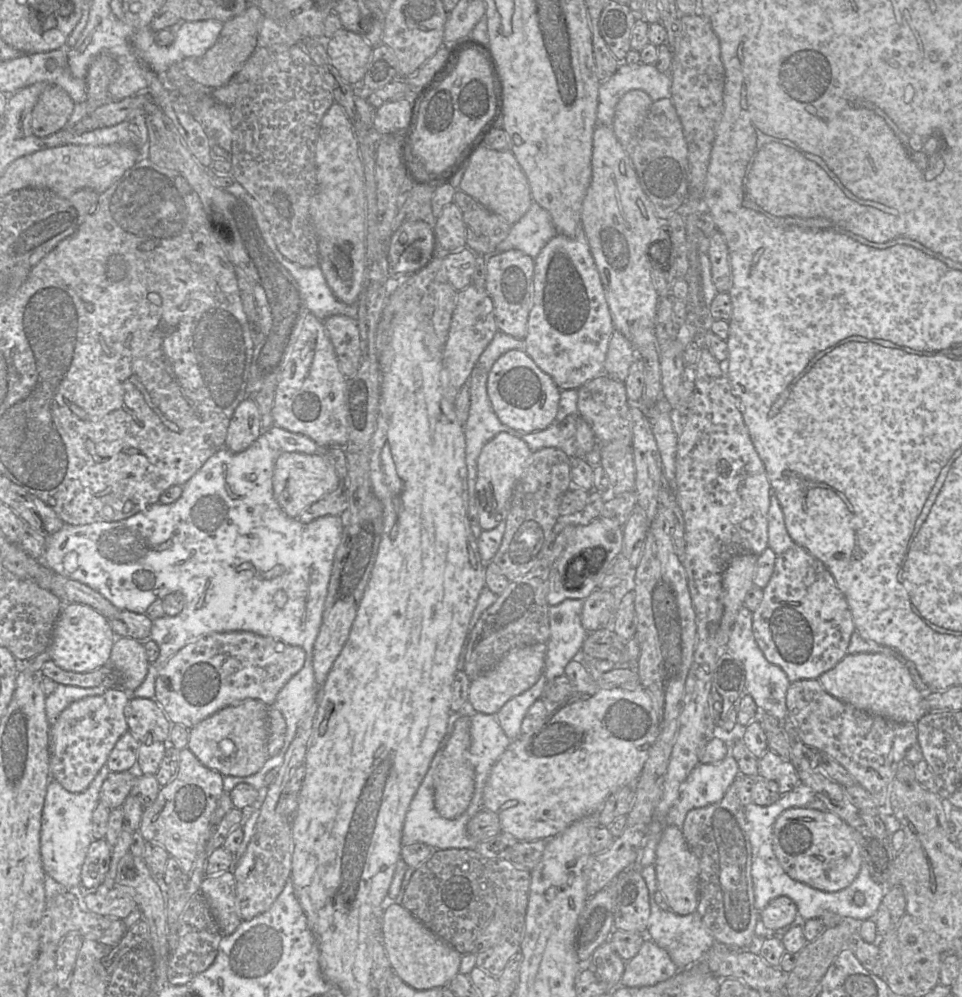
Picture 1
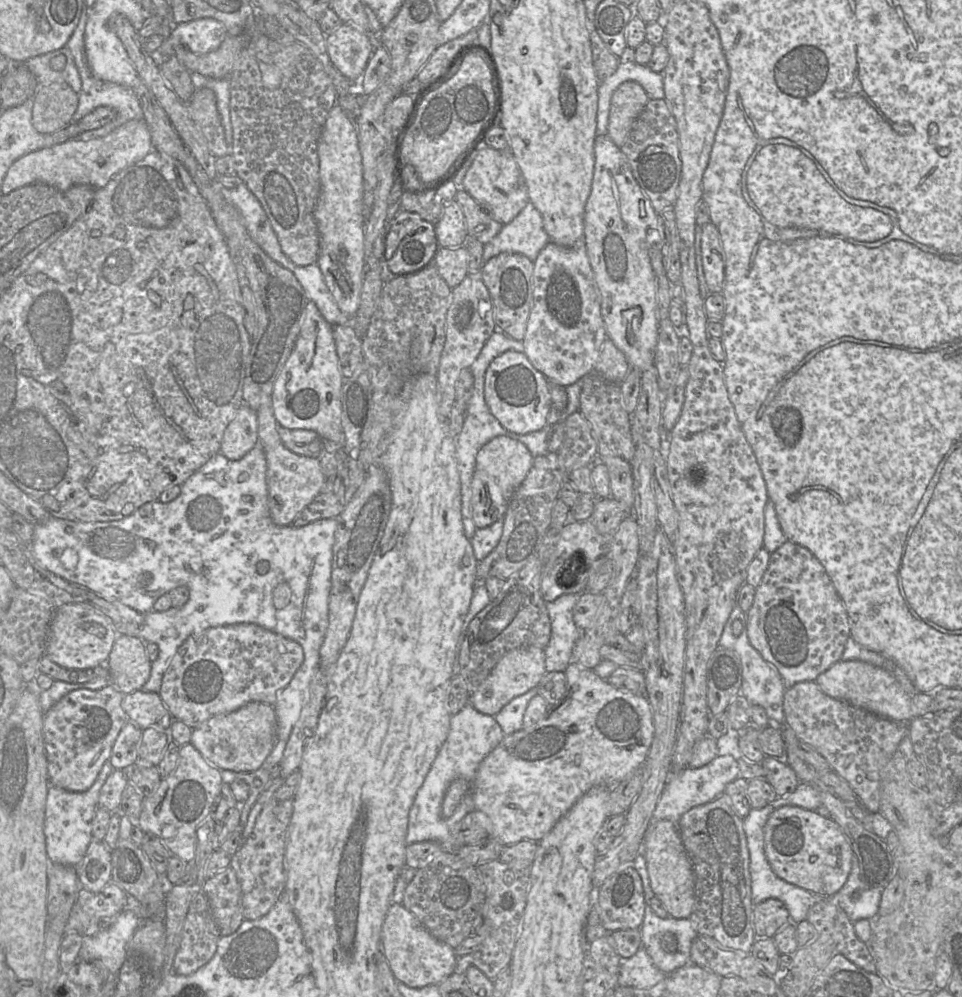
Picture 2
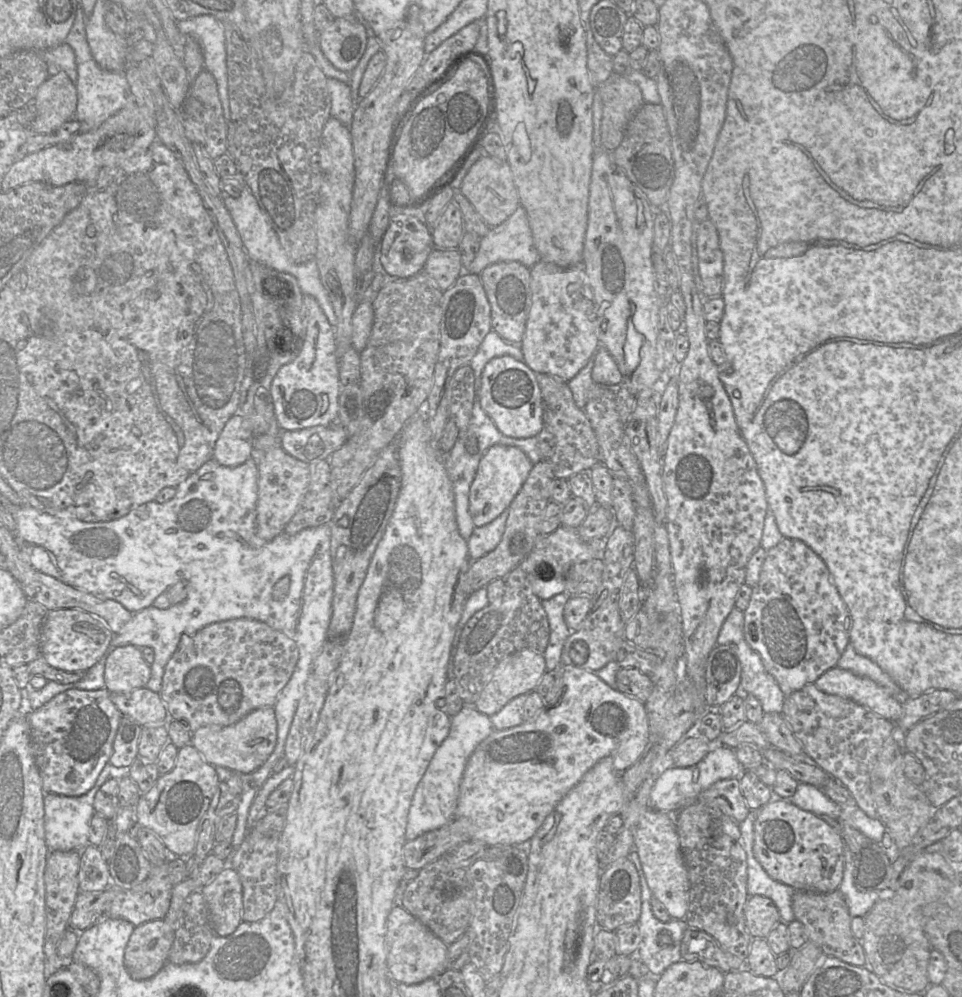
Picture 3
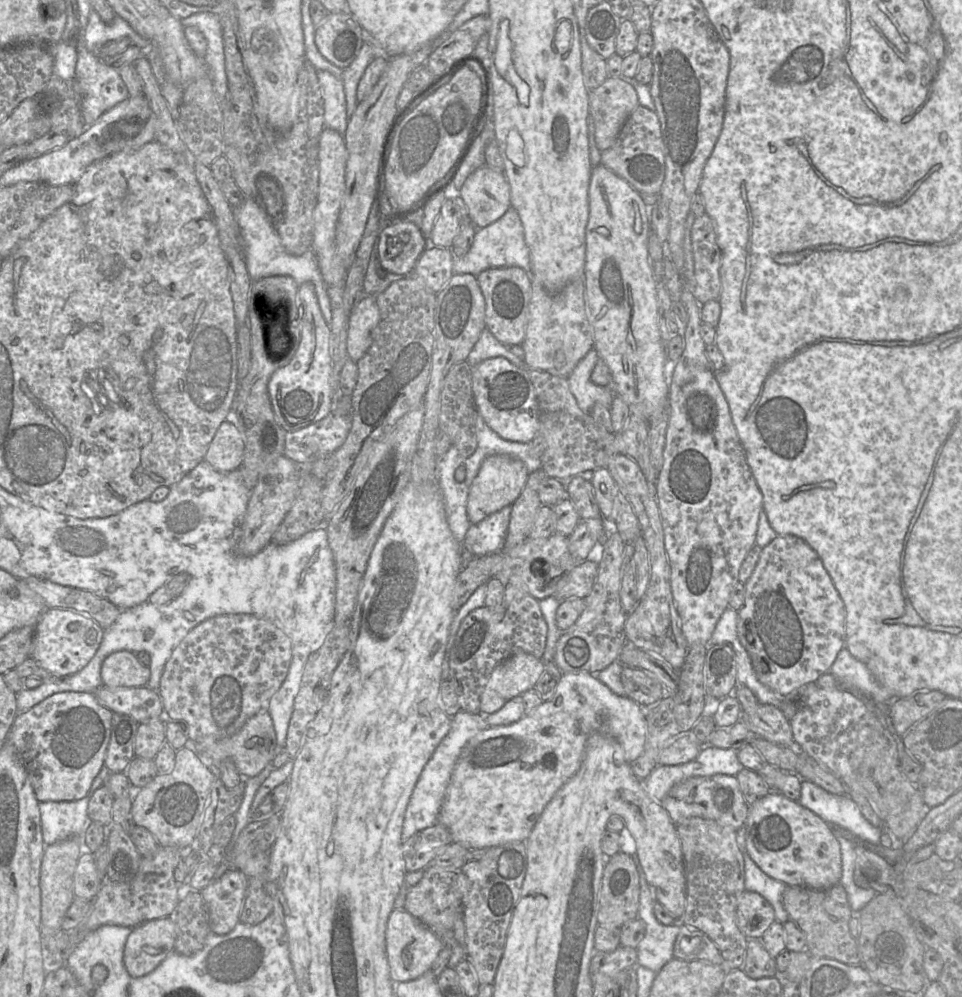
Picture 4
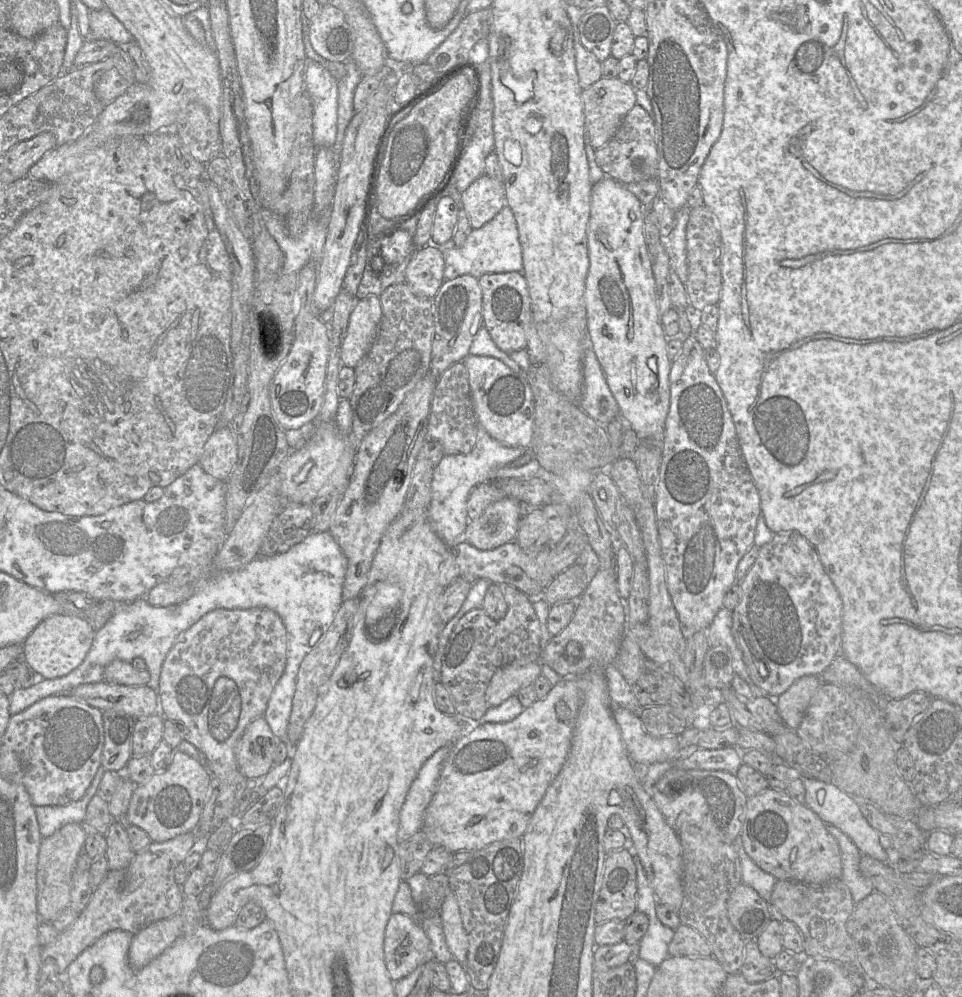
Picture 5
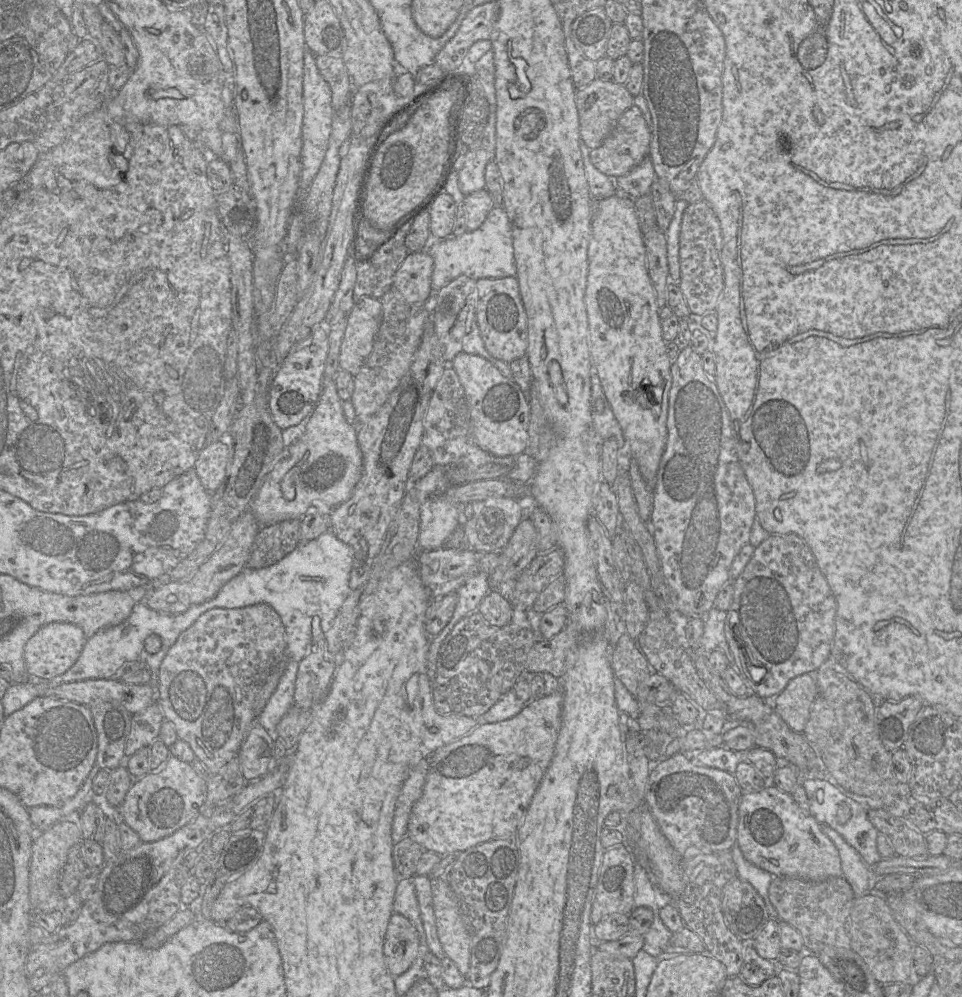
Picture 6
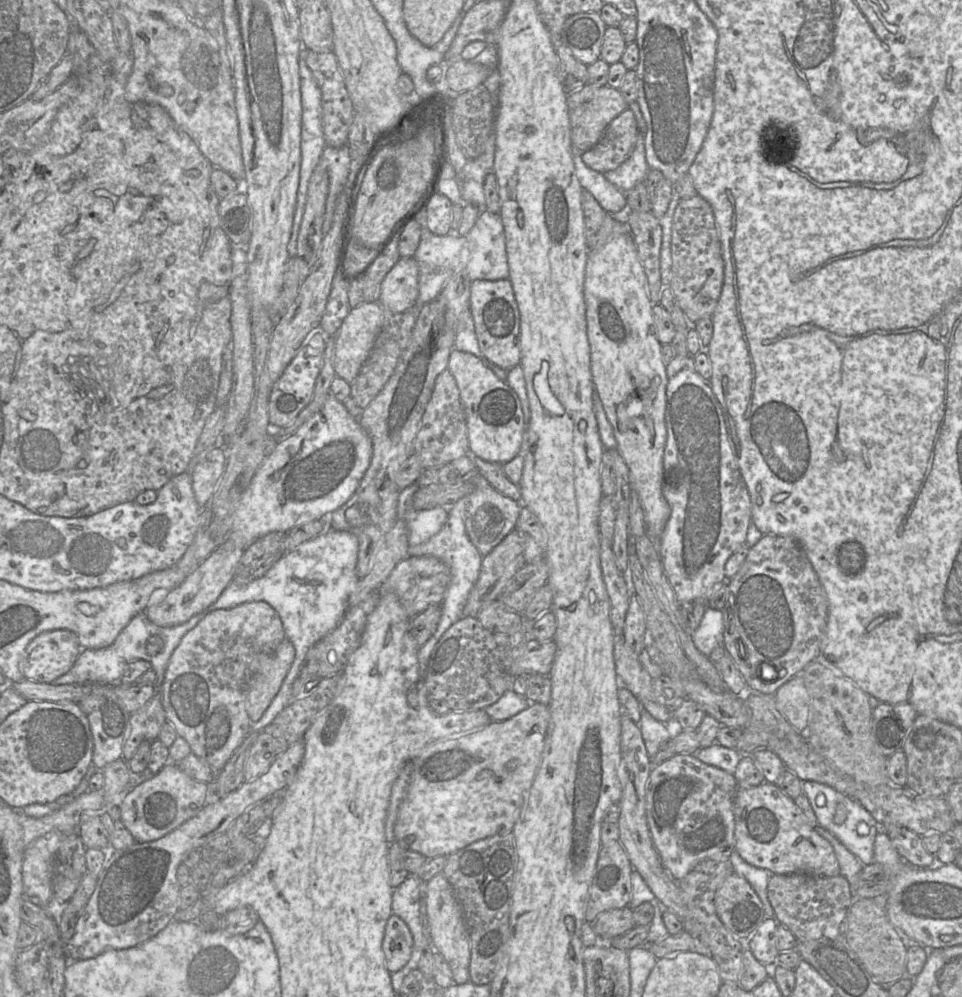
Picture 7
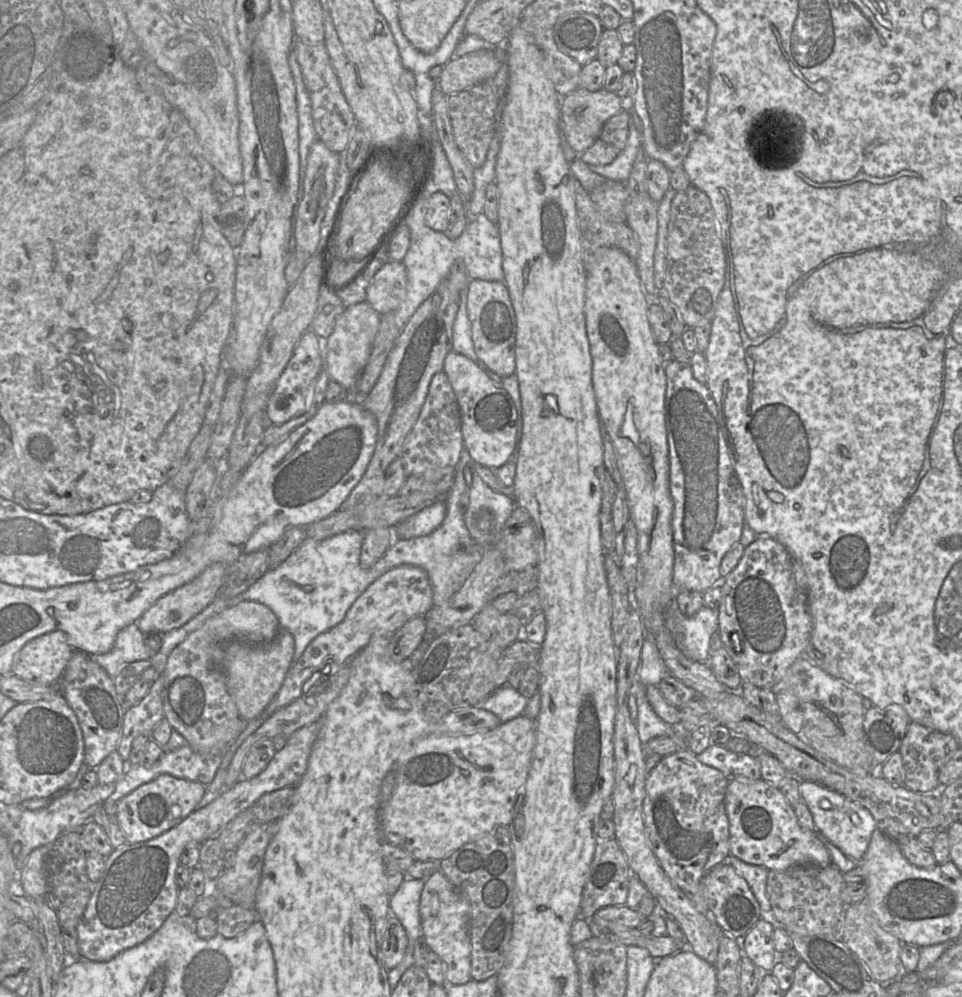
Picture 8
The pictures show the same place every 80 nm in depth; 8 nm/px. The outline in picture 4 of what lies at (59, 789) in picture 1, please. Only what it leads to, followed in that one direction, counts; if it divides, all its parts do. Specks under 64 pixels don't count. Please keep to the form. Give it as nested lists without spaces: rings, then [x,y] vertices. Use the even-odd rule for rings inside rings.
[[[103,766],[94,778],[88,794],[75,801],[39,802],[42,836],[45,846],[77,837],[81,839],[89,823],[88,804],[93,793],[106,781],[109,769]]]

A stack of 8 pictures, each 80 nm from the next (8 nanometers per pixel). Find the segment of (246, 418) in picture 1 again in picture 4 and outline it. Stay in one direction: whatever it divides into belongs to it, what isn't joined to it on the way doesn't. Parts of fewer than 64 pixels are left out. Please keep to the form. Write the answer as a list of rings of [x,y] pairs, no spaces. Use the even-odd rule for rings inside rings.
[[[224,420],[211,440],[204,461],[220,472],[233,471],[244,457],[244,438],[234,420]]]

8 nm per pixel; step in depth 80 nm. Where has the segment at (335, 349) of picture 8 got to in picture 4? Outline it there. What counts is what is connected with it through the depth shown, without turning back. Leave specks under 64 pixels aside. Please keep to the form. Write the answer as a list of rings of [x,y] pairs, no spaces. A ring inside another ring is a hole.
[[[365,295],[348,315],[347,353],[357,362],[372,343],[380,314],[376,295]]]

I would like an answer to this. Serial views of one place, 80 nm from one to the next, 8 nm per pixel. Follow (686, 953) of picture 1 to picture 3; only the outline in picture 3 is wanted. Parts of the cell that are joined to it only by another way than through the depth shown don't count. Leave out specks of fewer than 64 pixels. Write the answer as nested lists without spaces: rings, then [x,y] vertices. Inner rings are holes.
[[[631,853],[631,861],[634,863],[640,877],[642,908],[638,920],[641,934],[641,942],[636,950],[636,955],[655,975],[661,975],[671,964],[681,961],[680,945],[684,932],[689,928],[685,920],[671,920],[662,922],[657,919],[652,911],[651,899],[653,894],[647,884],[647,880],[640,862],[638,853]]]

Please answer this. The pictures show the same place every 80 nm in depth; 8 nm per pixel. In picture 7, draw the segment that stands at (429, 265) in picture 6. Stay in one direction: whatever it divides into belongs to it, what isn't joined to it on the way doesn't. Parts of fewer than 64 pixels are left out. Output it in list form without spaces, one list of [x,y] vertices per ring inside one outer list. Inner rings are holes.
[[[401,257],[381,284],[379,303],[400,313],[411,309],[419,295],[419,266],[414,257]]]

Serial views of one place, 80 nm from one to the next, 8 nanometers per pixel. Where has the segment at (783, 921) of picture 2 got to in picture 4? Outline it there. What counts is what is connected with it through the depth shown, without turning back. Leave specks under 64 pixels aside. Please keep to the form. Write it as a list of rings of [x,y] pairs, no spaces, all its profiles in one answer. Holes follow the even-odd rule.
[[[745,890],[738,900],[736,915],[737,925],[748,939],[761,939],[765,931],[776,921],[771,903],[761,894],[748,890]]]

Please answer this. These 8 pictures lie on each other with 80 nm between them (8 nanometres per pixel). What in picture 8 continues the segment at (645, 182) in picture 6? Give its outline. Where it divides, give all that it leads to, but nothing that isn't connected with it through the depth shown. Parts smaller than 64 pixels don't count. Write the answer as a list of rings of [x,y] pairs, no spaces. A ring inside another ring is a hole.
[[[630,117],[628,139],[622,152],[608,165],[588,165],[588,167],[606,180],[625,183],[630,175],[637,153],[641,148],[642,134],[637,131]]]

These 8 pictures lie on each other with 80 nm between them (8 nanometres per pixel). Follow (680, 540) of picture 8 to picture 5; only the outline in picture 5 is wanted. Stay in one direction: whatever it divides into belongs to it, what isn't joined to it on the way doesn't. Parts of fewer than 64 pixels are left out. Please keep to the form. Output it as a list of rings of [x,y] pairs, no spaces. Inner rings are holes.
[[[693,332],[683,340],[680,354],[671,362],[670,404],[665,421],[662,460],[655,487],[654,506],[667,586],[684,628],[684,635],[707,630],[723,607],[727,590],[737,581],[739,561],[754,544],[760,497],[736,435],[723,393],[707,365],[705,349]]]

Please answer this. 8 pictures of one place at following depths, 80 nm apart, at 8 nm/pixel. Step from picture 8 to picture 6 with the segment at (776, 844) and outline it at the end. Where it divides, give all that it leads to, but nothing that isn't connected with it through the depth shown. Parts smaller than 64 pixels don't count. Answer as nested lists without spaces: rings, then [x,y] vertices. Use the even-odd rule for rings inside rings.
[[[774,785],[742,794],[738,809],[737,842],[749,862],[775,876],[823,881],[842,875],[840,856],[833,841],[789,793]]]

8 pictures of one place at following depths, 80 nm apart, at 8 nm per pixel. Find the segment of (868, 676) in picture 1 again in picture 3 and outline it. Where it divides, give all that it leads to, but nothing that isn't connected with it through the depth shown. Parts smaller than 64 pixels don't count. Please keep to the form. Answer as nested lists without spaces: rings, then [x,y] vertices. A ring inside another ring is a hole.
[[[832,667],[815,681],[816,687],[831,695],[850,699],[876,715],[897,722],[904,699],[896,698],[875,681],[848,670]]]

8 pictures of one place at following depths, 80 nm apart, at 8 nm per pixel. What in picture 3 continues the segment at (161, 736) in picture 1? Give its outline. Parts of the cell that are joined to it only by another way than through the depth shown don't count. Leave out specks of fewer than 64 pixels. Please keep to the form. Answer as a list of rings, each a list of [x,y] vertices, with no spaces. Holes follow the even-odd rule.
[[[142,687],[129,693],[113,693],[111,699],[123,717],[128,717],[141,726],[167,726],[169,713],[160,693]]]

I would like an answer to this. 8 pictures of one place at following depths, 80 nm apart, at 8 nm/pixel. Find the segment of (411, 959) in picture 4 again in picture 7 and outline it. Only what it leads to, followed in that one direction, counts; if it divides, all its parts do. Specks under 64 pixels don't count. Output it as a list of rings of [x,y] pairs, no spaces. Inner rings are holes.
[[[396,914],[387,920],[382,951],[385,956],[386,969],[390,972],[399,971],[409,961],[414,940],[408,925]]]

